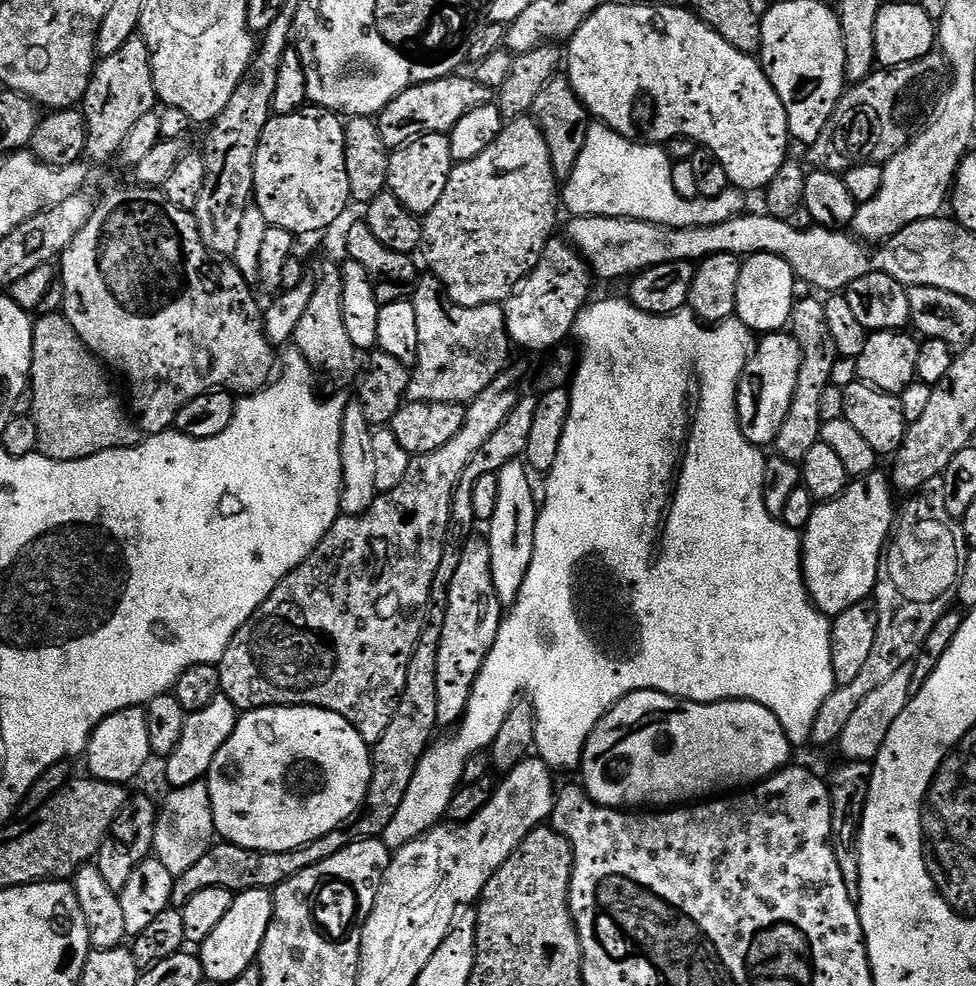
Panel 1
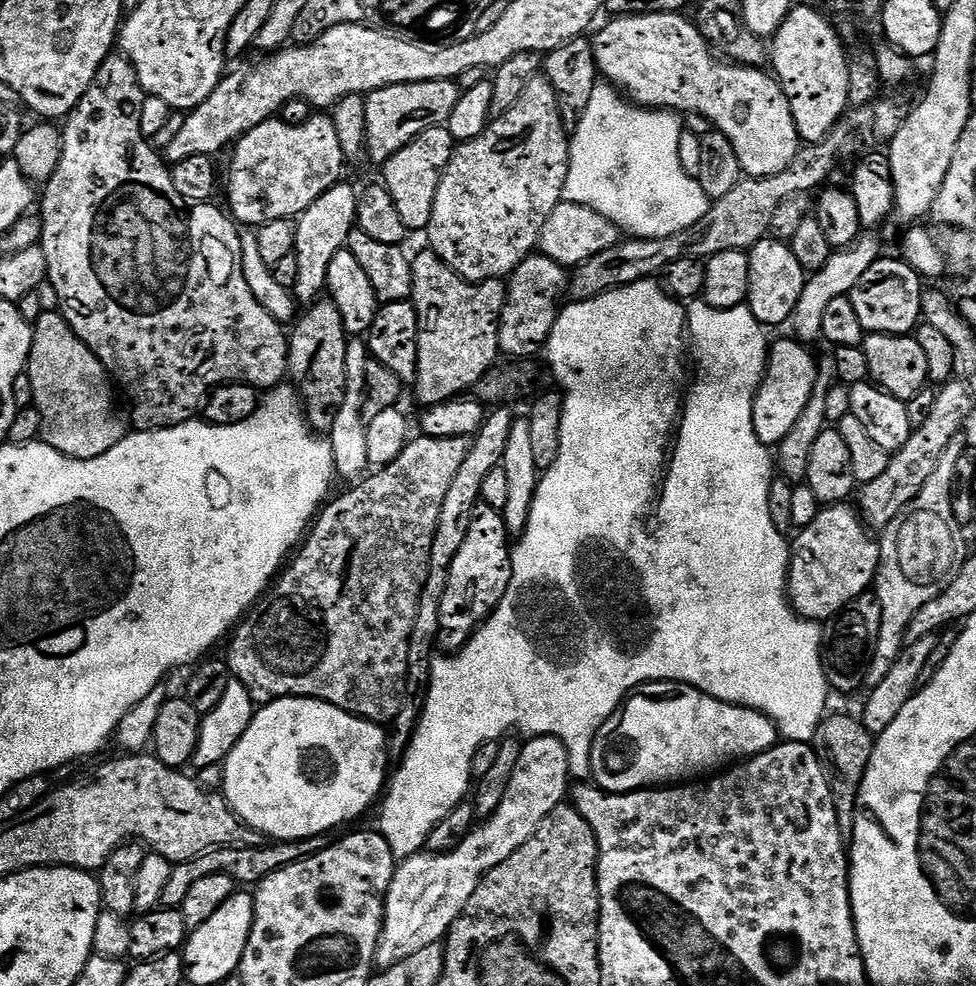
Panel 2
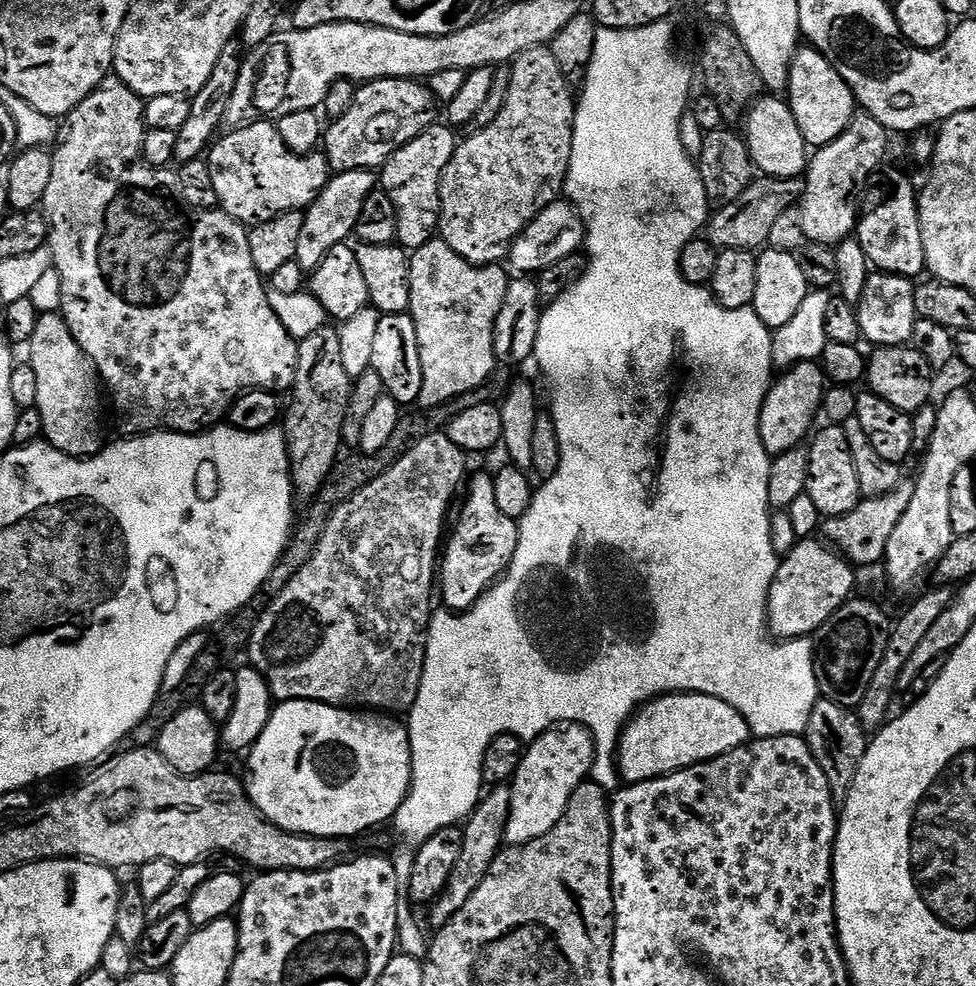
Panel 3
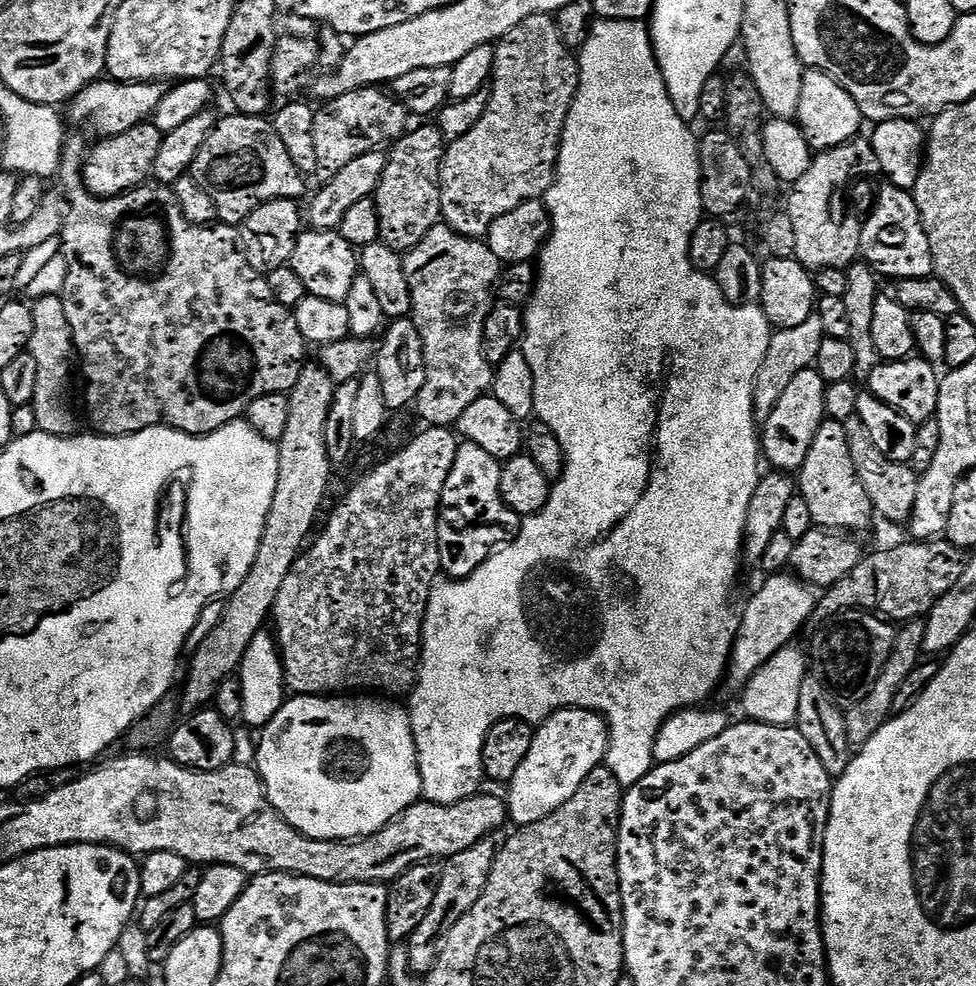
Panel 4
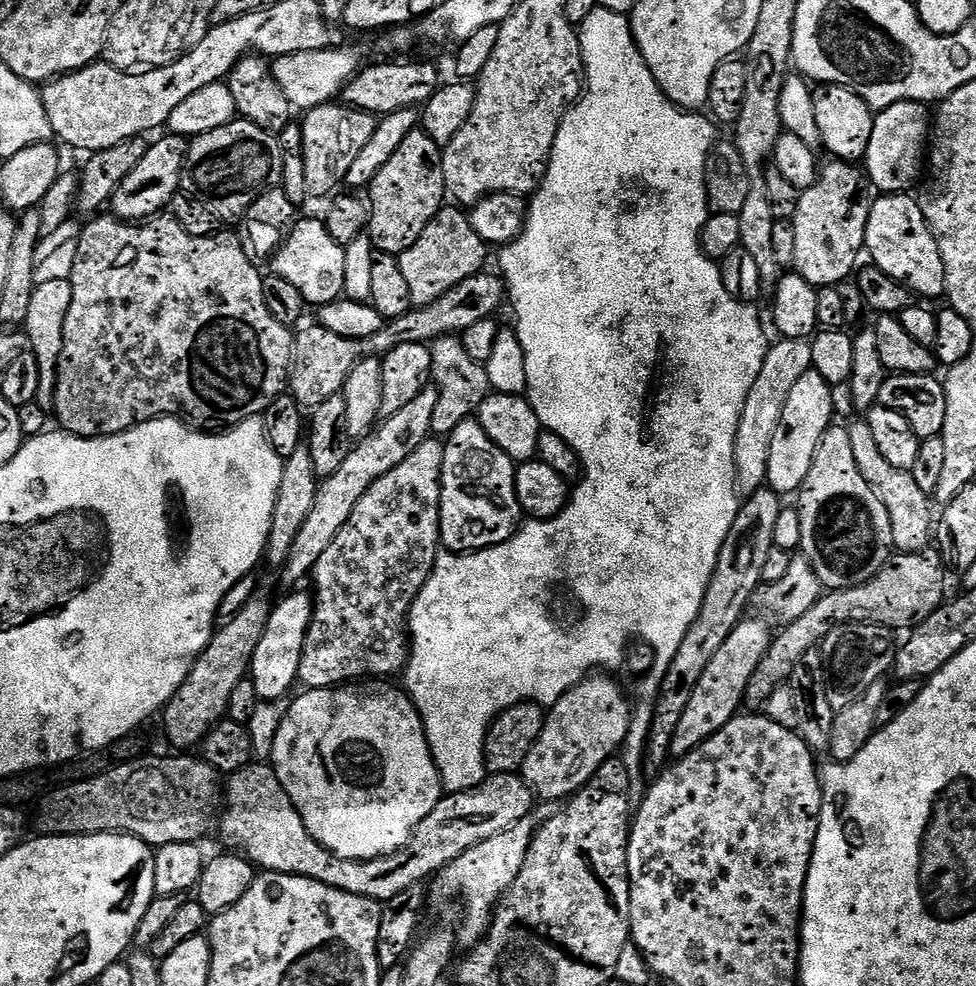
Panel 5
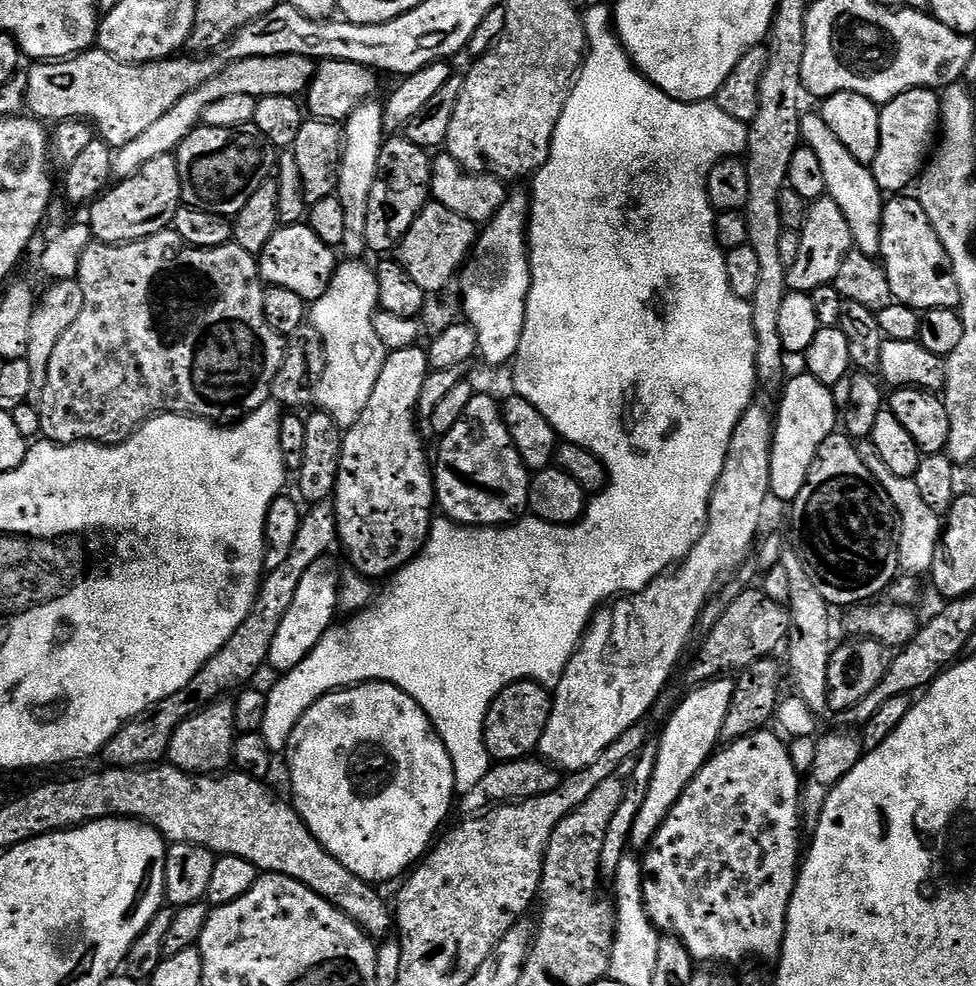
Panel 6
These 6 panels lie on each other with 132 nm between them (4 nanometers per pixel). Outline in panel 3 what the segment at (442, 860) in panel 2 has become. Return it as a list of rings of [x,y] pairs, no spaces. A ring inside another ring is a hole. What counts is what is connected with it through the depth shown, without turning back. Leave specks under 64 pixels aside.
[[[555,724],[527,745],[522,762],[510,781],[512,801],[510,822],[506,822],[505,841],[509,845],[528,844],[542,834],[550,834],[566,814],[570,794],[589,779],[596,747],[581,724]]]

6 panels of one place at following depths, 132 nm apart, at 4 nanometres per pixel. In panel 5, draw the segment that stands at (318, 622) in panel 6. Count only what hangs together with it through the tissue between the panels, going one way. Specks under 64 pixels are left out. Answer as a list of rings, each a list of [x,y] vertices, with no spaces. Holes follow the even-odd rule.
[[[296,592],[273,607],[260,644],[254,650],[250,669],[250,679],[254,682],[254,690],[261,701],[283,701],[287,697],[287,692],[291,690],[292,683],[297,683],[302,650],[312,625],[313,603],[313,597],[309,593],[307,596],[304,592]]]

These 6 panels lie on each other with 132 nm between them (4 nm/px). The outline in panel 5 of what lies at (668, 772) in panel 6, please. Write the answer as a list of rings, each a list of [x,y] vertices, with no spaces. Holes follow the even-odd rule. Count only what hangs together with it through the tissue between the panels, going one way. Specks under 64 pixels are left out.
[[[751,618],[741,620],[734,634],[726,638],[722,650],[714,654],[710,666],[706,666],[706,674],[702,674],[697,688],[694,689],[690,703],[686,706],[686,714],[682,714],[678,734],[674,734],[671,750],[673,757],[683,758],[687,752],[692,752],[700,744],[705,744],[714,733],[726,726],[726,722],[730,722],[733,716],[741,711],[750,674],[758,670],[758,662],[762,662],[774,635],[773,629],[768,629],[767,619],[756,619],[760,620],[751,620]]]

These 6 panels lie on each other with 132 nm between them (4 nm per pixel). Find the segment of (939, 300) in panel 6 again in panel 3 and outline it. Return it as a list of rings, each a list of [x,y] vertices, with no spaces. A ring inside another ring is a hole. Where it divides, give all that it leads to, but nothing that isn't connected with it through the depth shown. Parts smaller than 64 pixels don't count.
[[[900,180],[889,200],[884,200],[873,212],[863,213],[858,224],[858,239],[865,251],[869,265],[881,272],[893,272],[899,276],[916,278],[925,271],[918,188],[908,180]]]

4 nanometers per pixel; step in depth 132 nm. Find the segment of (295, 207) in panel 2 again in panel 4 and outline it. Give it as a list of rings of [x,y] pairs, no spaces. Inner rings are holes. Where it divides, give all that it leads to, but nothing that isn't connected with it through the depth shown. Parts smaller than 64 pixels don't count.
[[[231,115],[225,120],[223,117],[206,138],[194,158],[190,174],[198,186],[214,198],[219,215],[223,219],[225,216],[229,225],[240,226],[245,218],[271,200],[299,201],[306,176],[294,166],[294,158],[286,154],[286,146],[282,146],[282,138],[278,138],[271,119]]]

